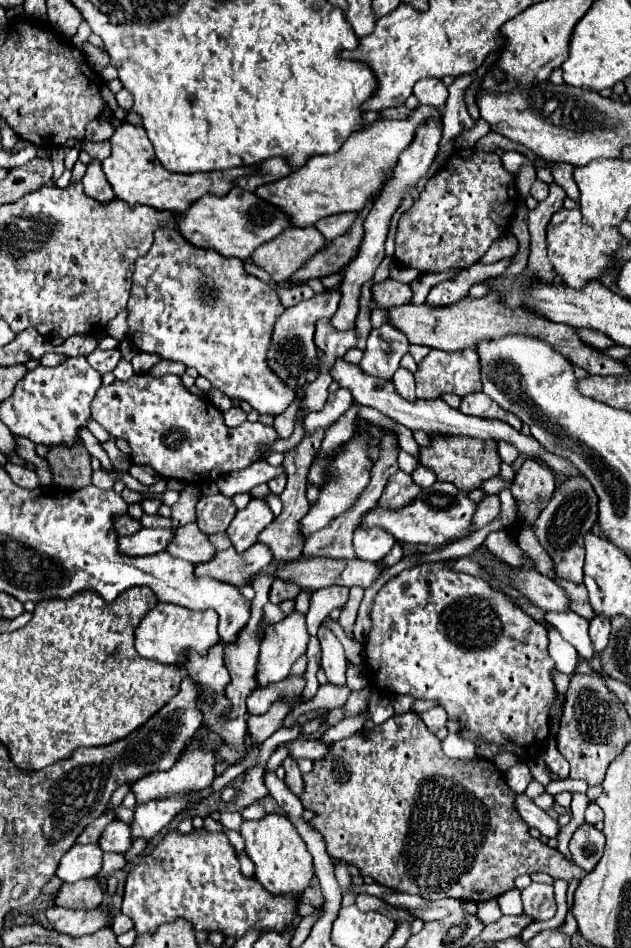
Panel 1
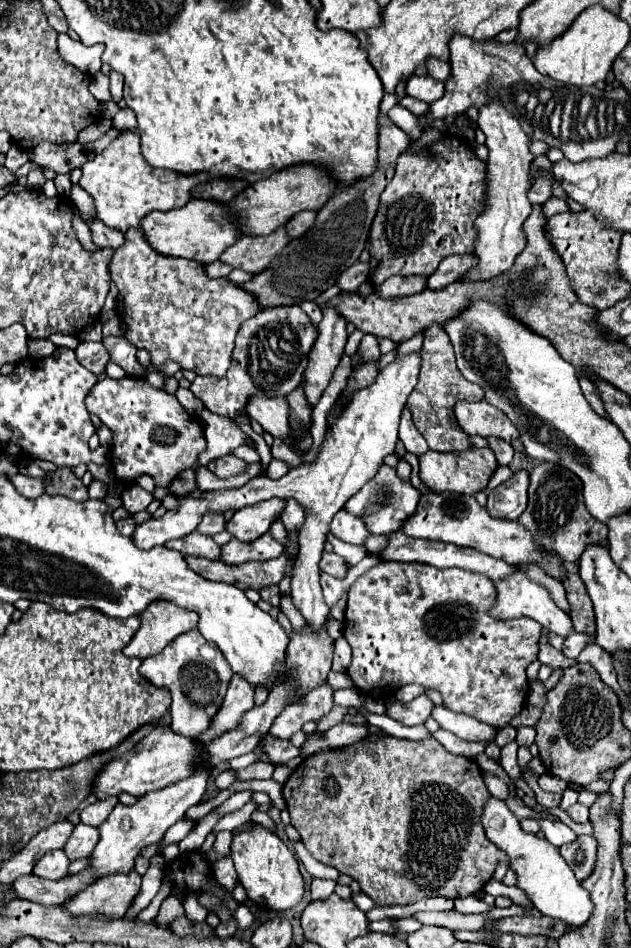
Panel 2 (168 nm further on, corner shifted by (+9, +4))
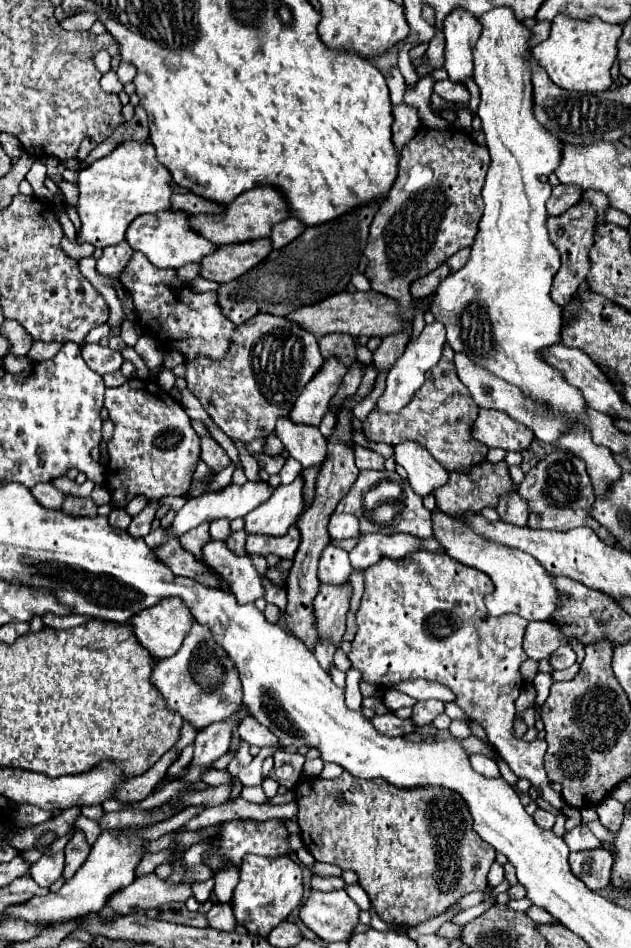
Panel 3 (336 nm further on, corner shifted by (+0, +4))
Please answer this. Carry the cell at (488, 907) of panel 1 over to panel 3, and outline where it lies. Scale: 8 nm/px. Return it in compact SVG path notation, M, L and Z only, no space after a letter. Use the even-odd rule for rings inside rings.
M312 875L310 887L318 891L334 891L334 889L344 889L342 877L322 877L322 875Z

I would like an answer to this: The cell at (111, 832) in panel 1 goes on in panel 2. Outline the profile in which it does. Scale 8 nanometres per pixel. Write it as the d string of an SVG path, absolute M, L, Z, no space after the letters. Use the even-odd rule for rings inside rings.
M79 823L79 825L75 825L75 833L71 835L71 839L65 845L65 853L67 853L67 857L71 857L71 861L89 857L97 843L99 843L99 829Z

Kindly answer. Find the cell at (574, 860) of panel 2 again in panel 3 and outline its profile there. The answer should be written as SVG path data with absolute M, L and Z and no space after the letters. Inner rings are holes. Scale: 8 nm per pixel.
M606 849L570 853L572 873L592 891L600 891L610 883L612 855Z

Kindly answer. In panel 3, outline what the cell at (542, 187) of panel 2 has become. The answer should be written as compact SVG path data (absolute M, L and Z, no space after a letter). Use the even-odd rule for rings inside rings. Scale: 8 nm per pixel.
M558 185L552 189L552 197L548 199L548 215L558 217L576 205L582 199L582 189L578 185Z

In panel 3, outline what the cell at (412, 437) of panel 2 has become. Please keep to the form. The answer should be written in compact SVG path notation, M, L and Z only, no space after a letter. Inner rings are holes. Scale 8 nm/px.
M406 441L404 445L394 447L394 455L396 463L406 469L414 493L426 497L448 483L448 471L444 471L438 461L432 461L432 457L428 457L428 453L420 449L420 445Z

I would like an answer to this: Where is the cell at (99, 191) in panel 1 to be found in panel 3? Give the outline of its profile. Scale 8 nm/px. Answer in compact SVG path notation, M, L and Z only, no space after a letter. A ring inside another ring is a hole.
M122 241L120 245L110 245L108 249L104 249L102 259L96 263L96 271L100 275L118 279L120 273L124 271L124 267L128 265L130 257L132 257L132 249L128 249L126 241Z

